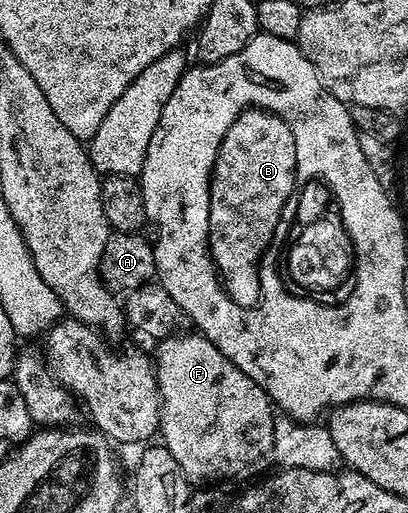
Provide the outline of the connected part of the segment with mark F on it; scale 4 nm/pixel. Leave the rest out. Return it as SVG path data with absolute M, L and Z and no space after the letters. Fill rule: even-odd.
M174 334L163 339L154 354L161 396L159 435L187 479L234 478L260 471L272 458L276 419L273 403L262 388L245 376L218 348L202 335Z

